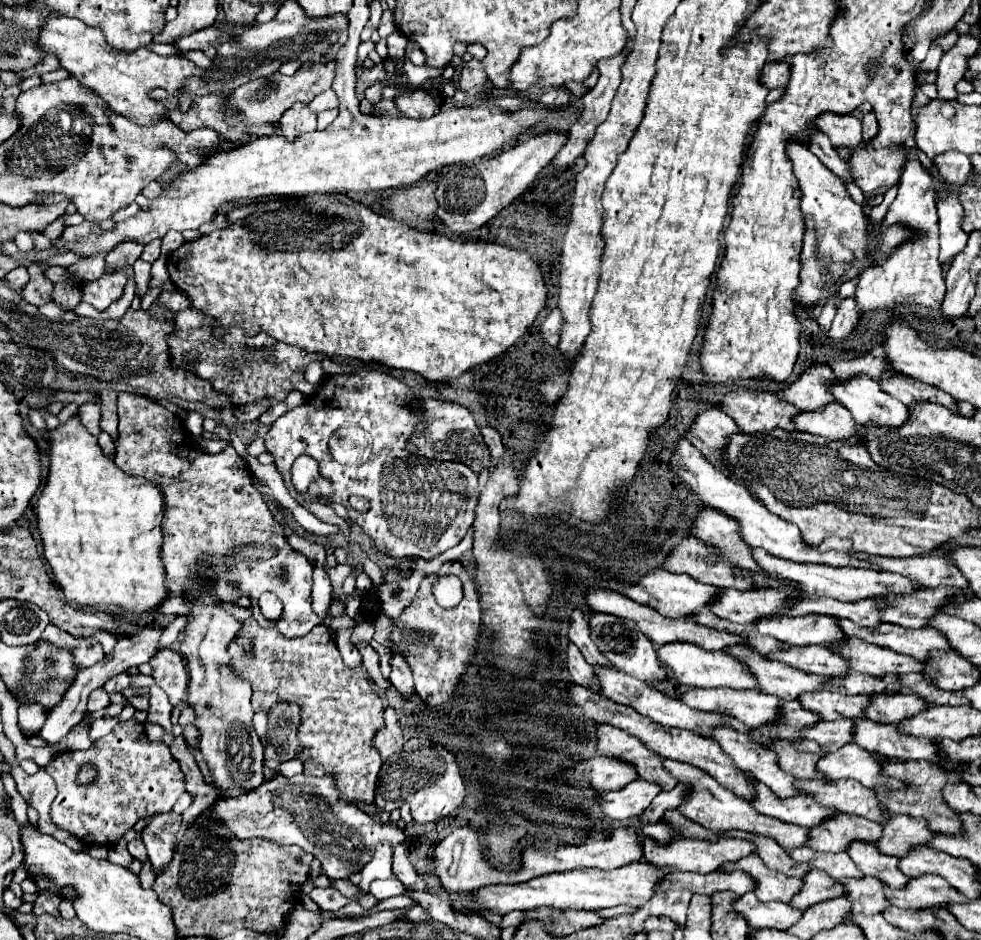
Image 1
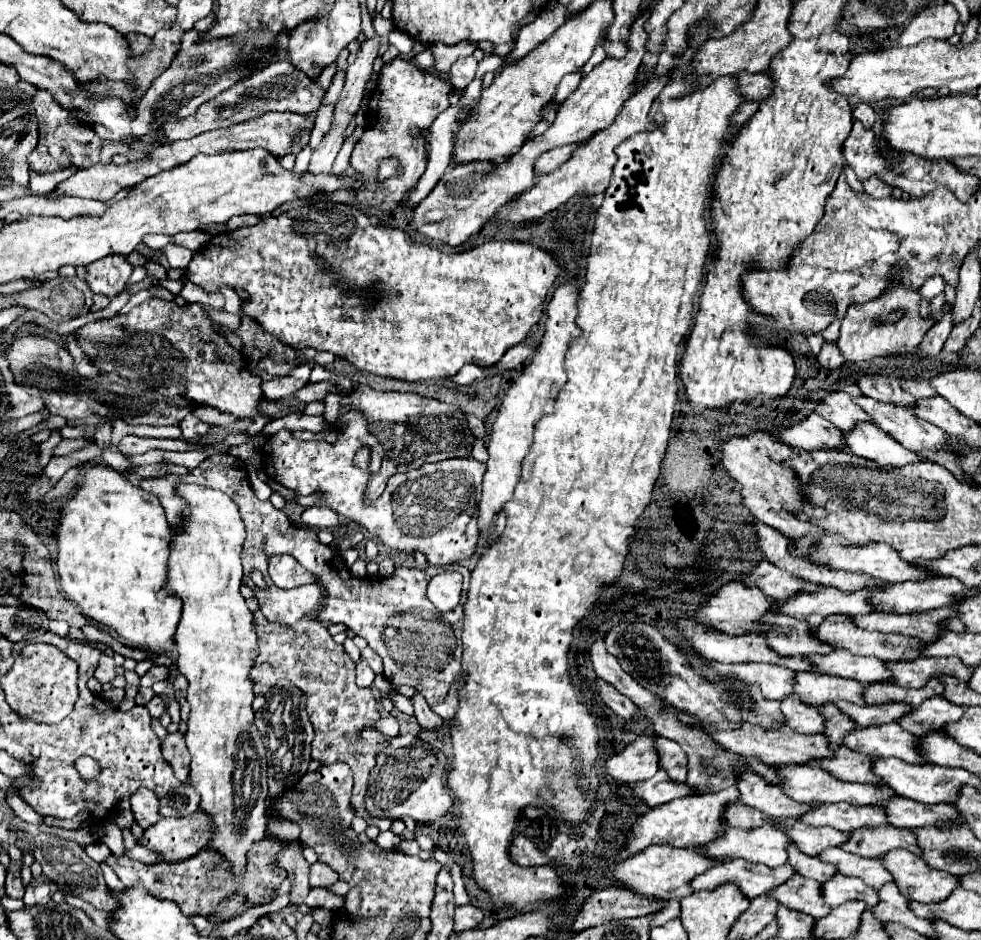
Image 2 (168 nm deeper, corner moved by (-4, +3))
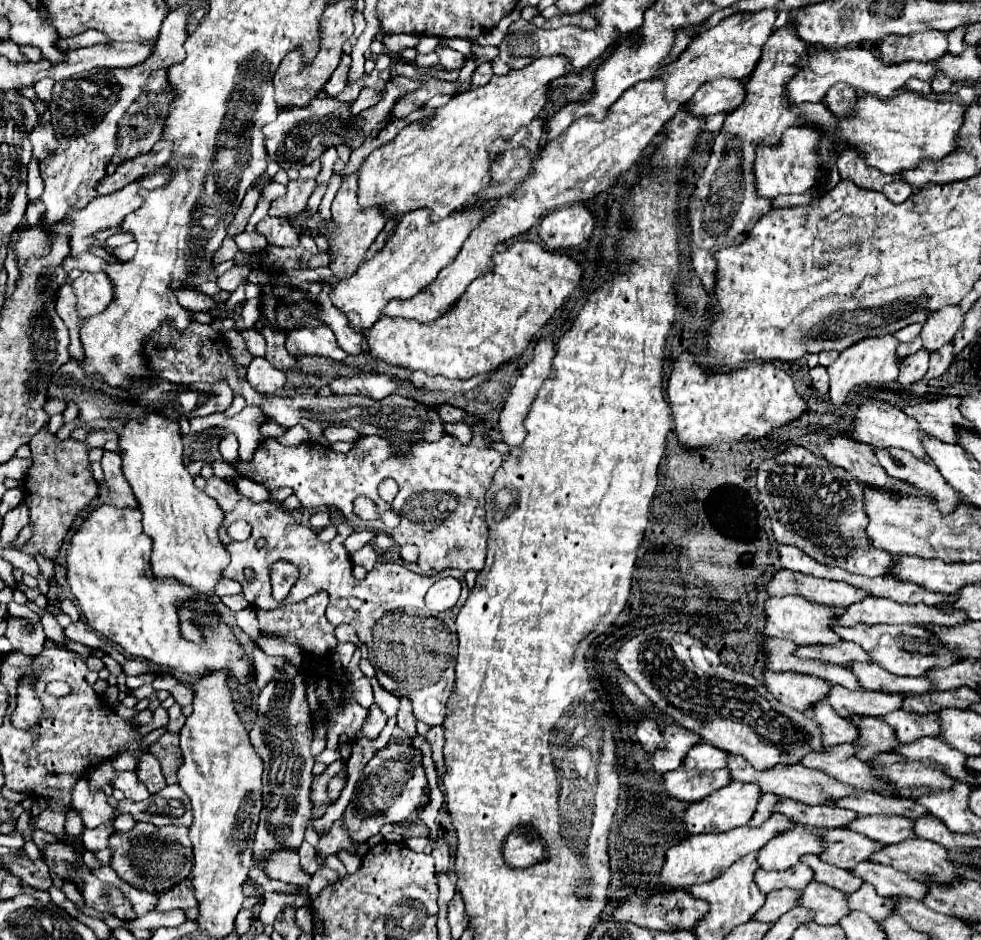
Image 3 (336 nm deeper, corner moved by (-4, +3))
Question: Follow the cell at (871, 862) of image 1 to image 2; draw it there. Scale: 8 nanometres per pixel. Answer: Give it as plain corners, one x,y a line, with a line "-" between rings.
892,850
884,858
884,866
908,900
940,902
958,886
956,876
928,868
920,856
910,854
908,850

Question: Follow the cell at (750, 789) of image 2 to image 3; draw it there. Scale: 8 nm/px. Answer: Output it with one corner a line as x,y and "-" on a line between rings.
780,800
774,806
778,812
792,818
796,824
812,828
848,828
856,820
852,810
842,810
838,806
808,806
794,800

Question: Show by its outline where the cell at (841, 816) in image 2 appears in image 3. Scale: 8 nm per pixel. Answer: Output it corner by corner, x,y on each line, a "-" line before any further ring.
858,816
850,828
882,844
900,844
916,836
914,820
902,816

